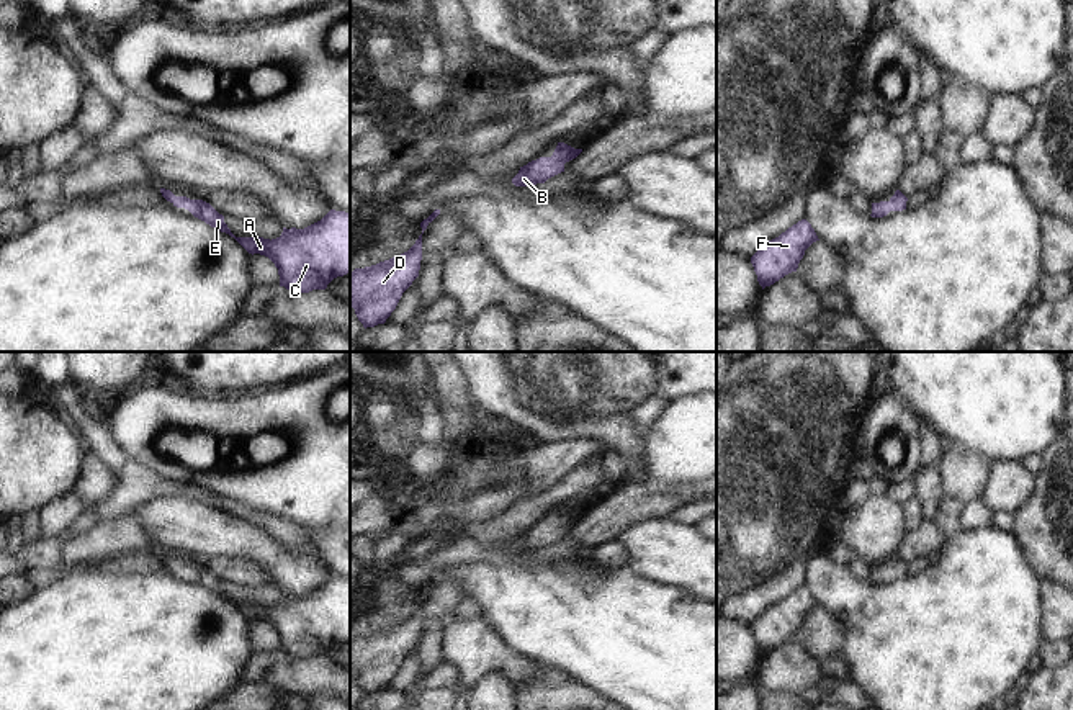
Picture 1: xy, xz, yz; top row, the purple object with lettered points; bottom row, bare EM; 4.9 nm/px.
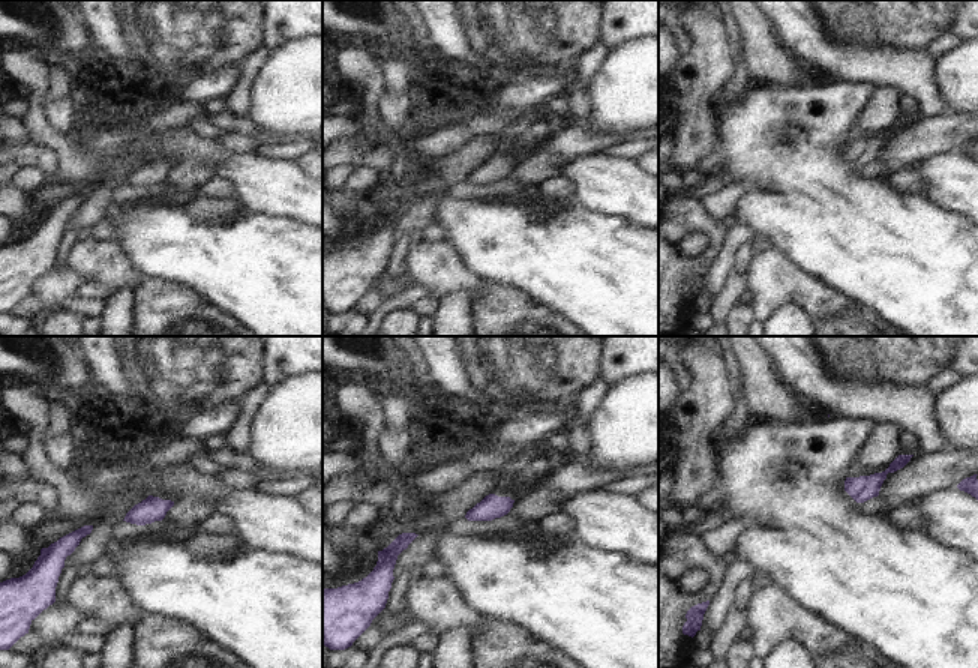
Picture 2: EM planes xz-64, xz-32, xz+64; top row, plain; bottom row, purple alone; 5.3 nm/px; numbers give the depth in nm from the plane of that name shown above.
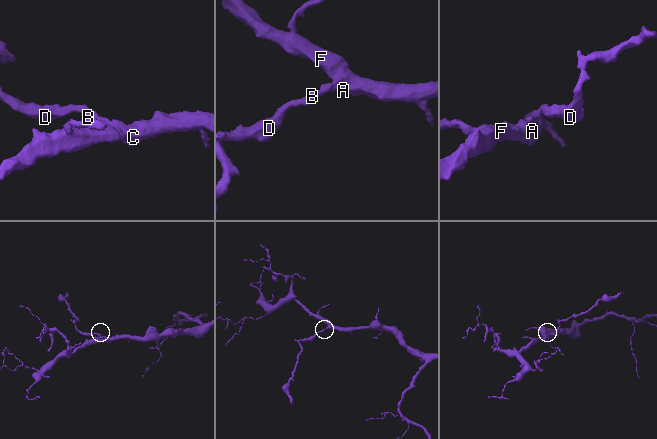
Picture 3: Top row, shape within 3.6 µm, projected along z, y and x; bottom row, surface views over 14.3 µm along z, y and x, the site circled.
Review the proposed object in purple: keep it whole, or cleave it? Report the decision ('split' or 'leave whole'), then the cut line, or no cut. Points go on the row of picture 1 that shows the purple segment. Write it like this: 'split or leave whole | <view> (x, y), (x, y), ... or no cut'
leave whole | no cut

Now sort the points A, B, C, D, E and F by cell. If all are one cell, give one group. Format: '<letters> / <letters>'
A B C D E F

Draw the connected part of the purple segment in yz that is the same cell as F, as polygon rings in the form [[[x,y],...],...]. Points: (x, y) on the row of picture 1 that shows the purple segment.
[[[801,219],[779,237],[765,242],[751,257],[751,263],[762,290],[785,275],[797,272],[805,250],[816,240],[819,239],[811,224],[806,219]]]

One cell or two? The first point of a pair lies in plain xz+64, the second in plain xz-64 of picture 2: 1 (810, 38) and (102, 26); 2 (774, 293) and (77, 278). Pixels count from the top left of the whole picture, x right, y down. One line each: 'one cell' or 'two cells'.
1: one cell
2: two cells

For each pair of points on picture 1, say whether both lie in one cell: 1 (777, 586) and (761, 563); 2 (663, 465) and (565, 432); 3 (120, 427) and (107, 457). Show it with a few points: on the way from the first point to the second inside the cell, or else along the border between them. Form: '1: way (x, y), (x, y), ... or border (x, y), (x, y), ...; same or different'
1: border (787, 565), (761, 583), (736, 593); different
2: border (643, 437), (643, 450), (638, 457); different
3: border (105, 429), (128, 458); different

